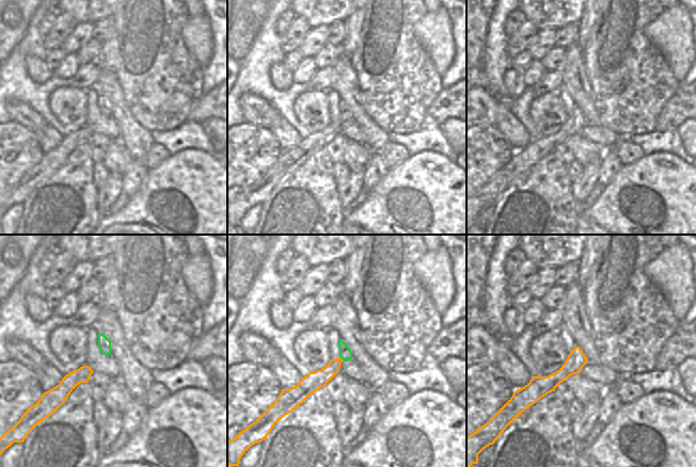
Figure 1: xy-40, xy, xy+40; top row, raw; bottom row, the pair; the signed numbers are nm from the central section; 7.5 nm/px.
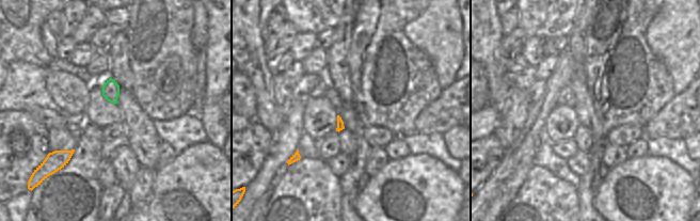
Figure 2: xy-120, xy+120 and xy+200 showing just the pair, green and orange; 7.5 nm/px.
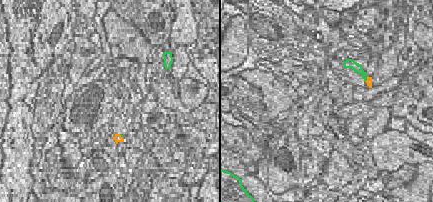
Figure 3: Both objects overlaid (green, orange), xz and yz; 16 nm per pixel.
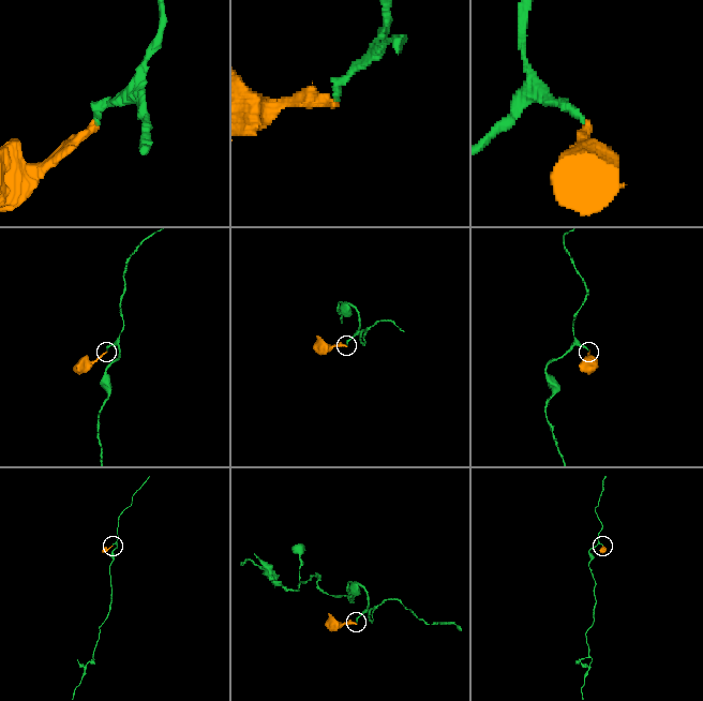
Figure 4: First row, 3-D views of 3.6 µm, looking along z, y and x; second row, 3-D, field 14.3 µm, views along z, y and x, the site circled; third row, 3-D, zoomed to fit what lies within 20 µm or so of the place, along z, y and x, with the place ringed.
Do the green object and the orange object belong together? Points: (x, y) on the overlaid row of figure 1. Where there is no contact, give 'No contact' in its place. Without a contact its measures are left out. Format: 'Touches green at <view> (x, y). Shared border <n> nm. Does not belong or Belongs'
Touches green at xy (342, 358). Shared border 50 nm. Belongs.

